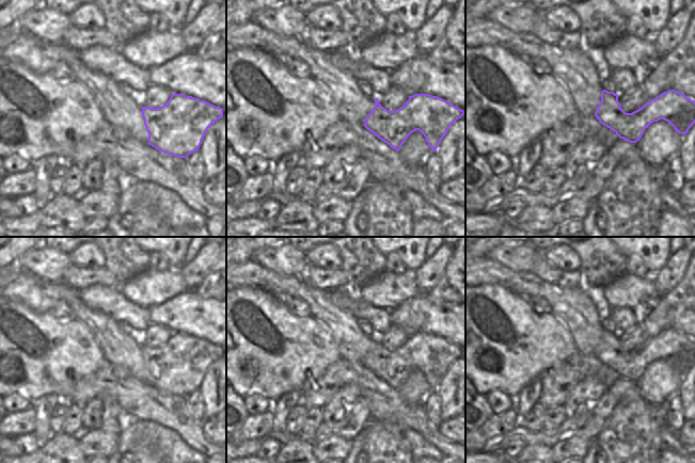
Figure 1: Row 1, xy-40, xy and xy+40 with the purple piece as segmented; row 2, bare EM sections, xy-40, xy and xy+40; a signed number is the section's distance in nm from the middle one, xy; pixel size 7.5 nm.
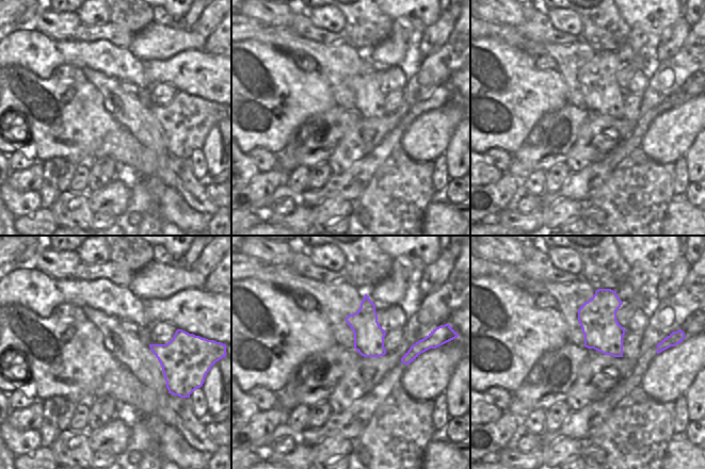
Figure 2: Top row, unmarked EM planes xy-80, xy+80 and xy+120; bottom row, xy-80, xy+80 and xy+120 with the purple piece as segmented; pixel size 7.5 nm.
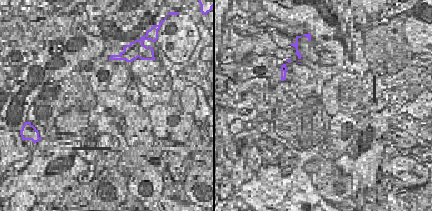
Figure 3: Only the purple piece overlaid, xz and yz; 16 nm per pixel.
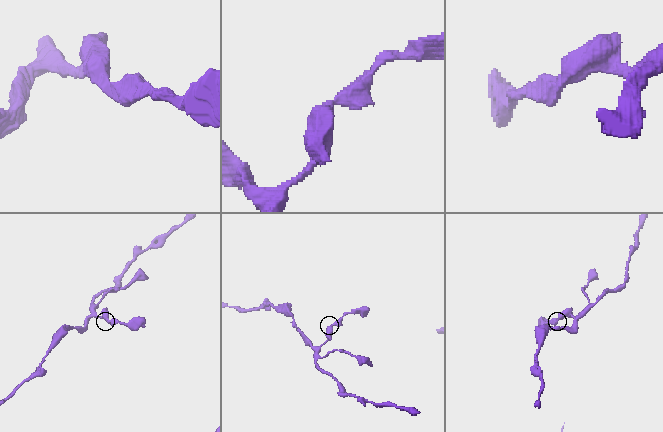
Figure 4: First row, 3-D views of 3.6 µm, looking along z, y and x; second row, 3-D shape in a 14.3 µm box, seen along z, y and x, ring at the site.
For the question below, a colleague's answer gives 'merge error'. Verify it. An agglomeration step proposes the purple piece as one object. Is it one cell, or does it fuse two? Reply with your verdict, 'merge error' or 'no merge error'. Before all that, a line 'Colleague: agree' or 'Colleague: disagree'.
Colleague: disagree
no merge error

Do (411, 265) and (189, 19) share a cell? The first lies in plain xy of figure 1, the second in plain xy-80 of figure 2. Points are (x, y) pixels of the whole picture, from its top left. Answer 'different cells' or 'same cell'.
different cells

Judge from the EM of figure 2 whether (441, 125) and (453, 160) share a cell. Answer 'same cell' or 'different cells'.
different cells

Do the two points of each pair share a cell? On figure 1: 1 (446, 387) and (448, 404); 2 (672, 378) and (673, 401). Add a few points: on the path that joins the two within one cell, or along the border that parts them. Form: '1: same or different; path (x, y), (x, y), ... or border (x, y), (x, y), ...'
1: same; path (448, 392), (448, 400)
2: different; border (677, 392), (664, 404)

